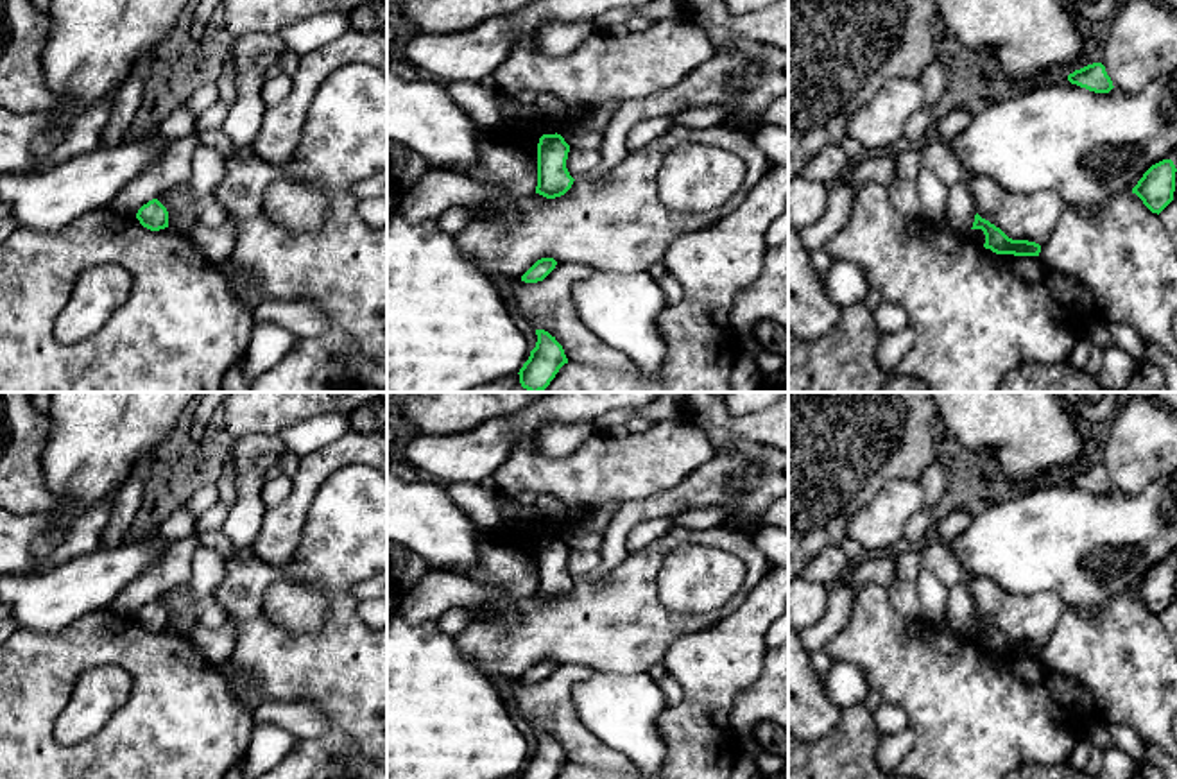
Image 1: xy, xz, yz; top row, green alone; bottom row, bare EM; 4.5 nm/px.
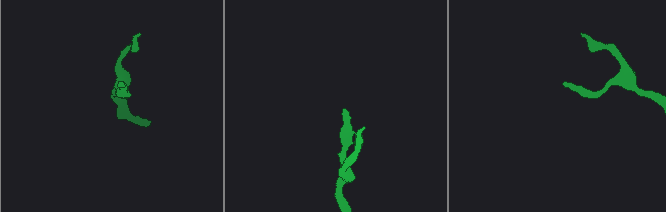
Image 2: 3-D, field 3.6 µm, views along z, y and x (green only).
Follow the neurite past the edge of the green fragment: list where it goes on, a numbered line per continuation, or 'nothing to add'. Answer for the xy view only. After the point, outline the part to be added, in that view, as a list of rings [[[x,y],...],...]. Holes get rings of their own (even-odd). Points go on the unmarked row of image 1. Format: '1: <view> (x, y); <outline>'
nothing to add

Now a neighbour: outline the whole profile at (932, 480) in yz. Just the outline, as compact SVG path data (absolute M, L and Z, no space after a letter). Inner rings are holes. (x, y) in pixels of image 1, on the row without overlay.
M937 460L923 471L919 484L924 491L926 507L935 507L944 489L944 475Z

